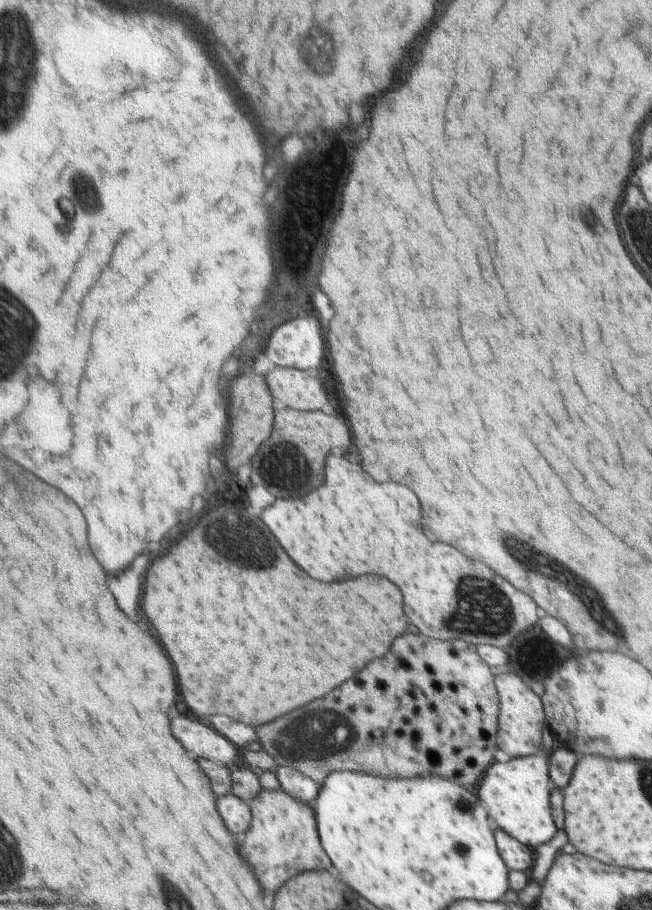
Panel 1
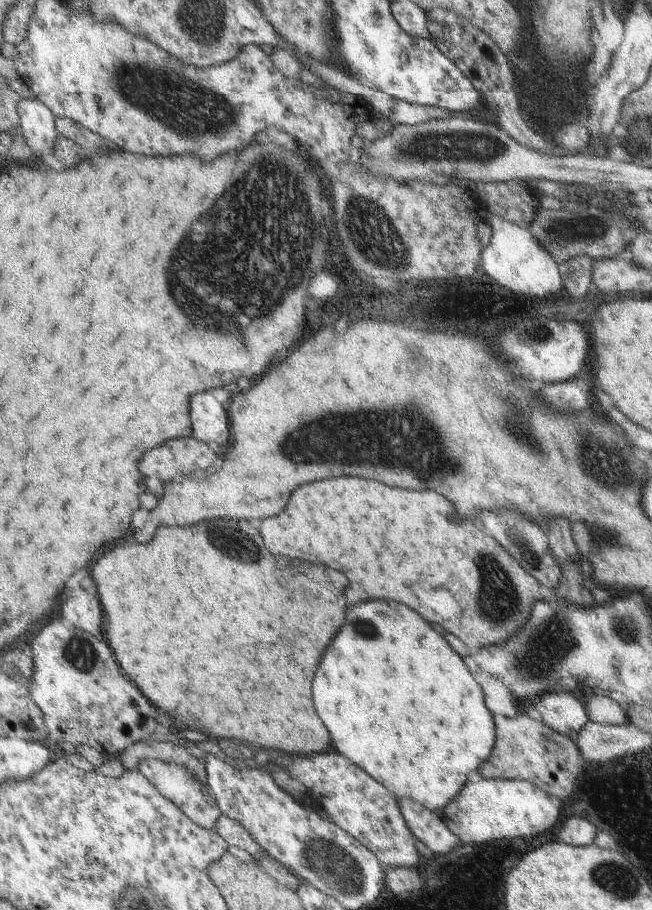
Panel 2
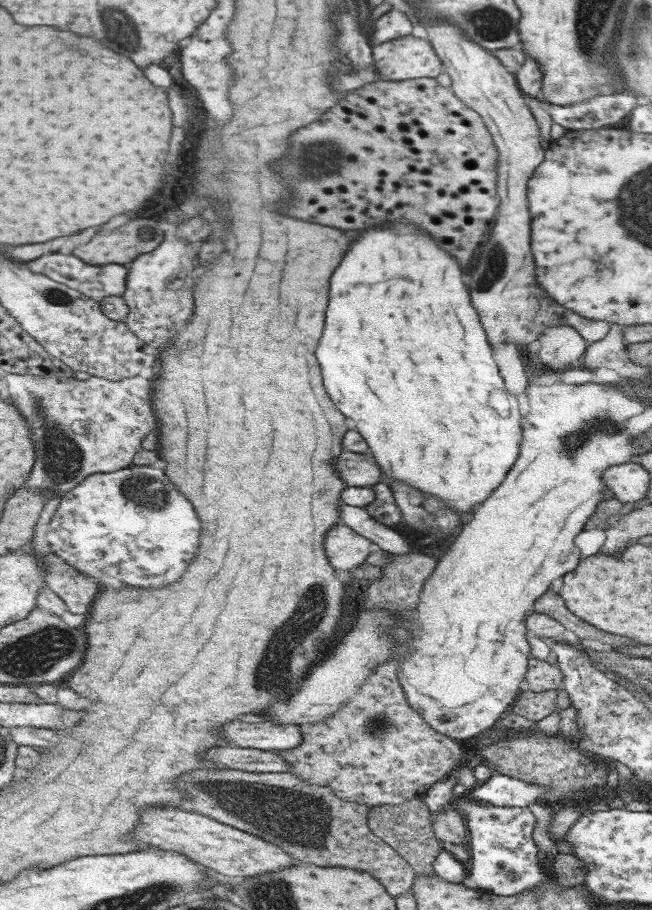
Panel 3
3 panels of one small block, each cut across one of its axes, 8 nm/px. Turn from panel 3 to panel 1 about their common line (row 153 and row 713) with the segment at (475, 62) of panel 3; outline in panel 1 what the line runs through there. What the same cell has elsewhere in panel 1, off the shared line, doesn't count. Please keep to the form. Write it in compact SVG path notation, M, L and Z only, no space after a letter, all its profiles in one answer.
M501 673L495 675L495 688L499 696L499 712L497 712L497 730L495 742L501 752L507 756L533 756L543 752L543 736L541 736L541 724L543 724L543 710L539 698L517 678L517 674Z

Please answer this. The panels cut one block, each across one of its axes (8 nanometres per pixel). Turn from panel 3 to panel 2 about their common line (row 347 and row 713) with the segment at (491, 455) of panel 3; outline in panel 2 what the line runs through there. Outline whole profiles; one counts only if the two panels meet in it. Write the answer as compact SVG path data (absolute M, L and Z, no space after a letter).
M371 600L371 602L363 602L349 610L347 626L343 626L343 630L337 634L335 642L331 642L331 650L327 650L327 654L323 656L319 674L315 676L315 706L317 706L323 722L327 722L327 728L331 730L331 738L341 754L351 758L357 766L363 766L362 769L367 770L367 774L375 779L375 782L382 783L397 800L405 796L434 812L442 810L446 805L455 801L465 787L469 772L477 770L481 766L481 762L491 754L491 748L493 748L495 738L493 718L492 715L489 716L487 708L483 706L483 696L481 696L479 684L473 682L473 678L467 672L467 668L463 666L461 658L445 644L445 640L425 620L421 620L411 608L391 602L391 600L389 602Z

